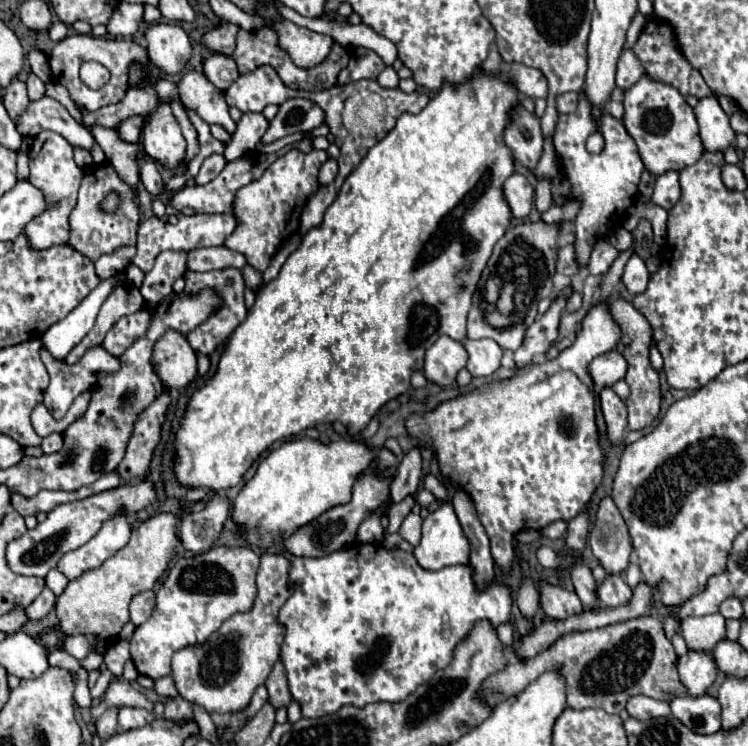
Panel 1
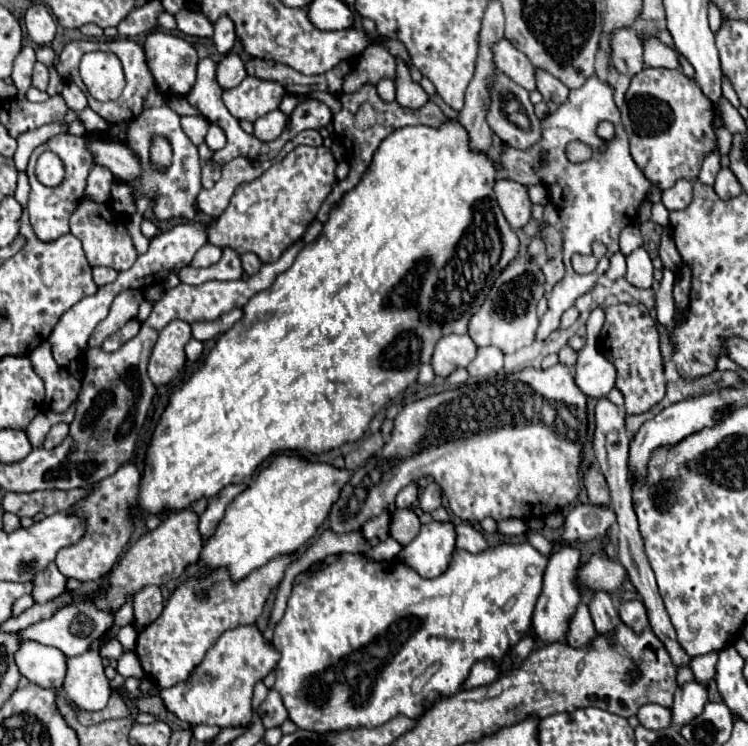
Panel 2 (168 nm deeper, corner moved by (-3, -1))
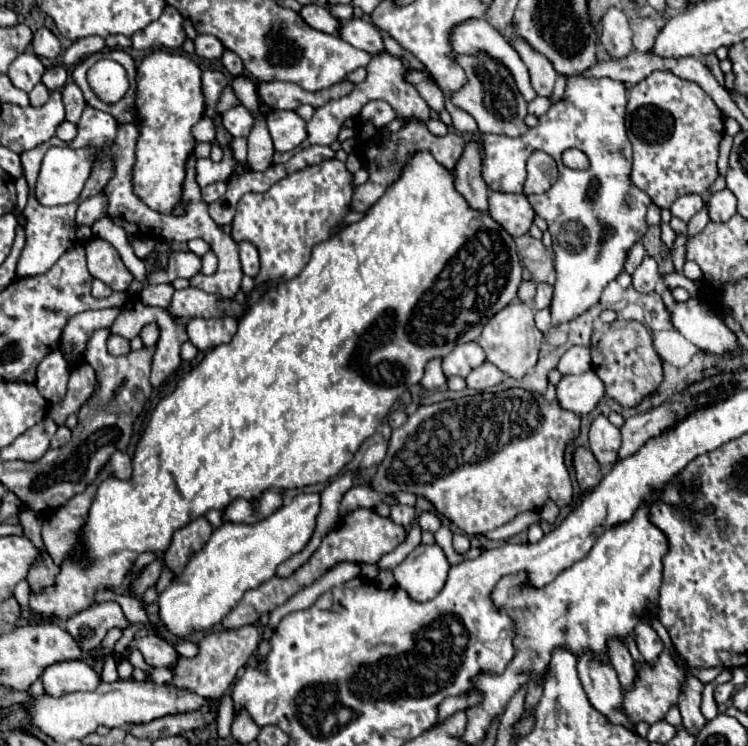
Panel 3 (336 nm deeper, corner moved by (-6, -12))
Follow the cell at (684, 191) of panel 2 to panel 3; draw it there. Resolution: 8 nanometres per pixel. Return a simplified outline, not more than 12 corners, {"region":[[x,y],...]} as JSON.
{"region":[[686,194],[672,204],[672,216],[688,222],[704,208],[700,194]]}

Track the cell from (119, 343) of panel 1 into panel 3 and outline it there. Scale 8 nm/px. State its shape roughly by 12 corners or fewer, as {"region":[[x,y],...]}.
{"region":[[110,334],[108,352],[112,356],[128,354],[130,340]]}

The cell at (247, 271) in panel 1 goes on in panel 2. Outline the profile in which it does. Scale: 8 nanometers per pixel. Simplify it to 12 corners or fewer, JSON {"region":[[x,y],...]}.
{"region":[[243,253],[241,263],[247,275],[261,269],[261,261],[255,253]]}

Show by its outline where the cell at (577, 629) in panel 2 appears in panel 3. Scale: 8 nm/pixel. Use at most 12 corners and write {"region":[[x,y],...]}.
{"region":[[578,658],[590,704],[612,724],[636,730],[622,708],[622,686],[612,664]]}

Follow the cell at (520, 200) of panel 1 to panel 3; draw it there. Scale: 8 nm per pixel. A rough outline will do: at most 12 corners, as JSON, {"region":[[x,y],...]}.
{"region":[[492,192],[490,216],[512,236],[528,234],[526,194]]}

